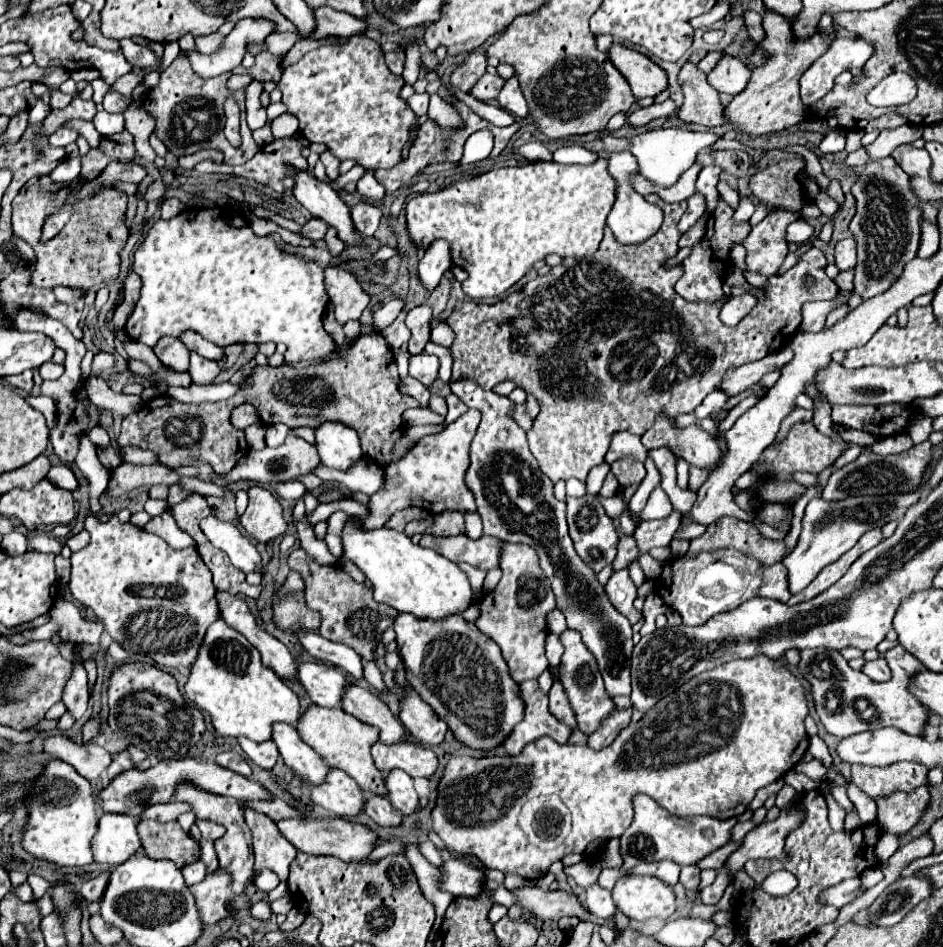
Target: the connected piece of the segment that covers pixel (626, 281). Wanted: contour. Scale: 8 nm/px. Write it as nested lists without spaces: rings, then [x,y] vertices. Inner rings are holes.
[[[655,196],[655,204],[665,212],[665,220],[659,228],[659,232],[649,238],[647,242],[643,242],[641,246],[623,246],[619,242],[613,240],[613,233],[605,224],[604,236],[601,241],[601,246],[597,248],[597,252],[589,258],[565,258],[563,264],[555,266],[551,270],[551,274],[547,276],[539,276],[539,282],[537,282],[537,288],[533,290],[521,290],[519,294],[513,294],[497,304],[477,304],[477,302],[471,302],[471,300],[459,300],[453,314],[447,318],[449,326],[453,328],[455,332],[455,340],[451,344],[451,352],[453,352],[453,376],[449,380],[449,384],[457,382],[457,380],[465,380],[465,378],[471,378],[475,380],[481,388],[485,390],[493,390],[495,384],[503,382],[503,380],[511,380],[515,382],[519,388],[523,388],[527,394],[533,394],[541,406],[539,410],[539,416],[535,418],[535,428],[527,432],[527,440],[529,440],[529,450],[531,454],[537,458],[541,470],[553,480],[567,480],[567,478],[579,478],[579,480],[585,480],[587,478],[587,472],[597,466],[597,464],[603,464],[605,462],[605,454],[609,450],[609,440],[611,440],[611,434],[617,432],[617,430],[629,430],[633,434],[643,434],[645,430],[649,430],[655,422],[657,422],[657,416],[669,416],[669,418],[675,418],[679,414],[687,414],[687,412],[693,412],[695,406],[701,404],[701,400],[713,392],[717,388],[717,384],[721,384],[721,376],[725,376],[725,372],[729,368],[737,368],[741,364],[747,364],[747,362],[753,362],[753,360],[761,360],[763,356],[767,356],[769,352],[773,352],[773,344],[775,344],[775,350],[785,346],[789,336],[781,334],[781,330],[785,328],[787,322],[797,322],[797,328],[801,324],[801,306],[803,302],[809,302],[809,300],[831,300],[837,296],[839,288],[837,284],[825,274],[825,256],[819,248],[811,248],[803,254],[803,258],[799,260],[797,266],[793,266],[791,270],[787,270],[785,274],[771,276],[767,280],[767,298],[765,300],[759,300],[757,306],[737,324],[737,326],[725,326],[723,322],[719,322],[719,310],[721,310],[721,304],[723,302],[717,302],[717,304],[705,304],[705,302],[687,302],[683,300],[681,296],[677,296],[677,292],[673,290],[675,282],[679,280],[679,274],[683,272],[683,266],[681,264],[675,264],[675,266],[667,266],[667,262],[677,256],[677,240],[679,240],[679,232],[677,232],[677,222],[679,218],[685,214],[687,210],[687,202],[677,202],[677,204],[669,204],[665,200],[661,200],[659,196]],[[809,274],[815,284],[811,288],[803,288],[803,276]],[[545,324],[551,324],[551,330],[545,328]]]

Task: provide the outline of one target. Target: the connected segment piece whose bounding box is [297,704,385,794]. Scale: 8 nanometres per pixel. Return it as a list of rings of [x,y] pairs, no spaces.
[[[311,704],[299,716],[297,730],[299,730],[301,740],[309,744],[325,760],[325,764],[347,772],[363,788],[363,792],[385,794],[383,774],[377,770],[373,758],[369,756],[369,746],[379,740],[377,728],[357,720],[355,716],[347,714],[343,708],[321,708],[321,706]]]

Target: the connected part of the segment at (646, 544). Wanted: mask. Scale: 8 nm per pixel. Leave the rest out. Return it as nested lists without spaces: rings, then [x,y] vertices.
[[[673,510],[671,516],[667,516],[665,520],[641,522],[633,534],[639,554],[649,554],[651,548],[667,546],[679,528],[679,518],[681,518],[681,514],[677,510]]]

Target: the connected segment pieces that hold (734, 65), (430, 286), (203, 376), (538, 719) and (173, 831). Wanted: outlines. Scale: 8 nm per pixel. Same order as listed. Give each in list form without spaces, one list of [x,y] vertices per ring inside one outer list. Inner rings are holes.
[[[723,54],[719,58],[719,62],[715,64],[715,68],[707,74],[707,80],[709,80],[709,84],[713,84],[713,88],[717,92],[735,96],[747,86],[749,76],[751,76],[751,70],[745,66],[745,62],[741,58]]]
[[[435,240],[419,260],[419,280],[427,292],[433,292],[443,276],[443,272],[451,268],[449,246],[443,240]]]
[[[191,352],[191,364],[189,364],[189,374],[195,384],[211,384],[215,376],[219,374],[219,362],[215,360],[205,360],[203,356],[197,356],[197,352]]]
[[[537,680],[521,682],[519,694],[525,702],[525,716],[503,742],[507,754],[519,754],[525,744],[541,736],[549,736],[559,744],[565,744],[571,734],[571,728],[561,724],[555,716],[551,716],[551,712],[547,710],[547,694],[539,690]]]
[[[143,820],[137,824],[137,832],[139,832],[141,846],[145,848],[149,858],[173,860],[177,868],[185,868],[189,862],[195,862],[199,858],[199,842],[195,842],[185,830],[181,830],[181,826],[177,822],[161,824],[155,820]]]

